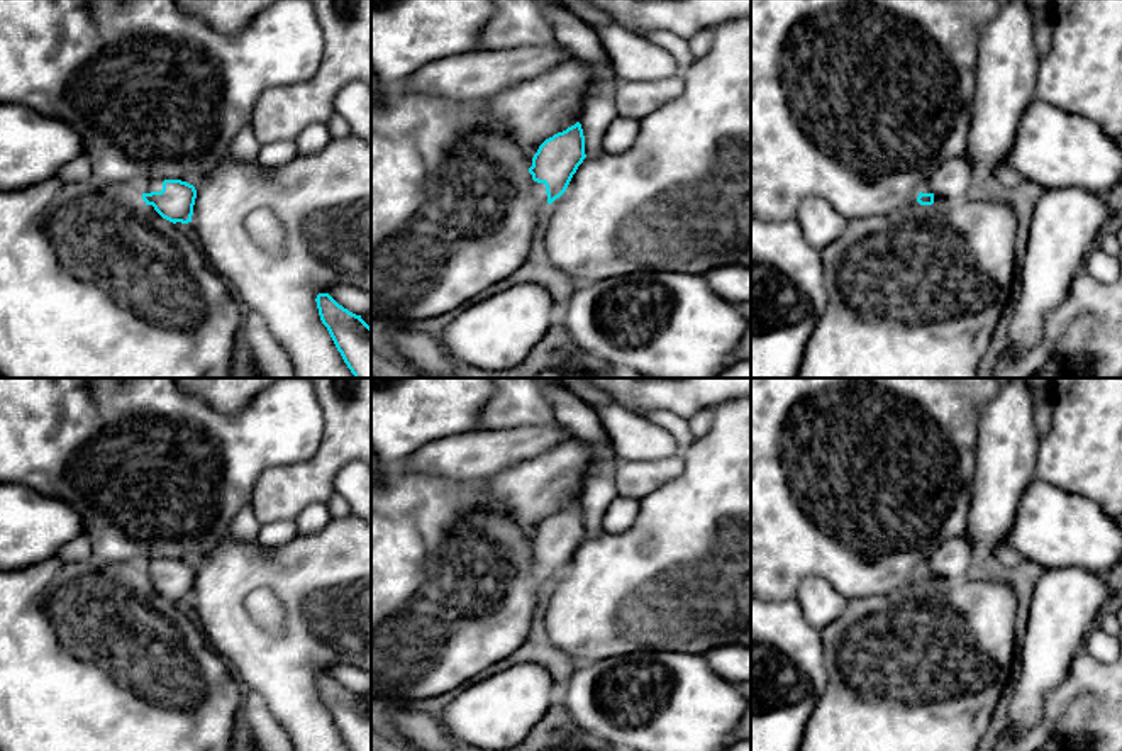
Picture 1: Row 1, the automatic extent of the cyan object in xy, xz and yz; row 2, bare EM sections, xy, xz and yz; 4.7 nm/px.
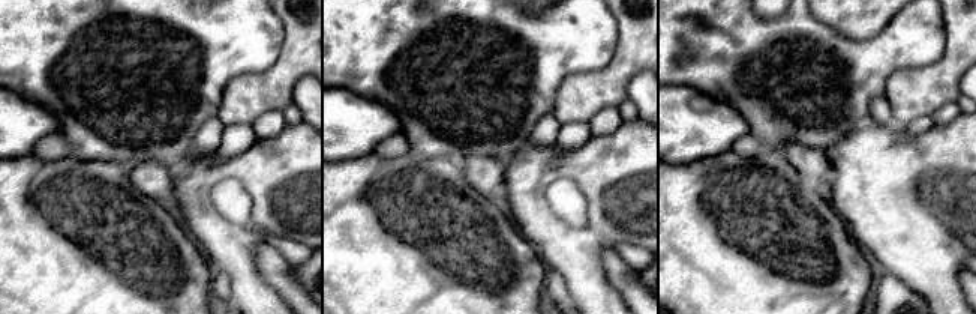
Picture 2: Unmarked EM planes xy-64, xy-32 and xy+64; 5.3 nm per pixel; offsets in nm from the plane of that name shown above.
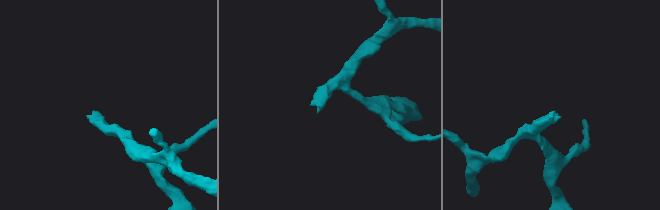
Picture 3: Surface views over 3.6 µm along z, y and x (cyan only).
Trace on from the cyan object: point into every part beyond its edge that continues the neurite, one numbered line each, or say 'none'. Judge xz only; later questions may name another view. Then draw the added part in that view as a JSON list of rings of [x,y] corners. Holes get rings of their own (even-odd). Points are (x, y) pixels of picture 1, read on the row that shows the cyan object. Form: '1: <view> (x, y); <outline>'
1: xz (538, 197); [[[527,173],[527,181],[529,181],[529,203],[536,210],[546,212],[546,209],[549,207],[546,185],[534,181],[530,173]]]

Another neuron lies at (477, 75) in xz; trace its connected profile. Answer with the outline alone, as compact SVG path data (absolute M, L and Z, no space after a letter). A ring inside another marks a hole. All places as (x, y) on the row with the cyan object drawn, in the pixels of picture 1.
M524 46L502 51L468 51L419 66L400 85L403 90L456 102L486 100L563 61L561 46Z

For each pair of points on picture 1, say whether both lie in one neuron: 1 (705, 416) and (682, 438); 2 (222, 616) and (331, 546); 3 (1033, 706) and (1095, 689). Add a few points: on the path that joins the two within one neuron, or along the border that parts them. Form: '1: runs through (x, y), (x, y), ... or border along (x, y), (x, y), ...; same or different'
1: border along (688, 419), (694, 439); different
2: runs through (241, 587), (260, 568), (302, 568); same
3: border along (1068, 670), (1048, 692), (1043, 717), (1017, 731); different

